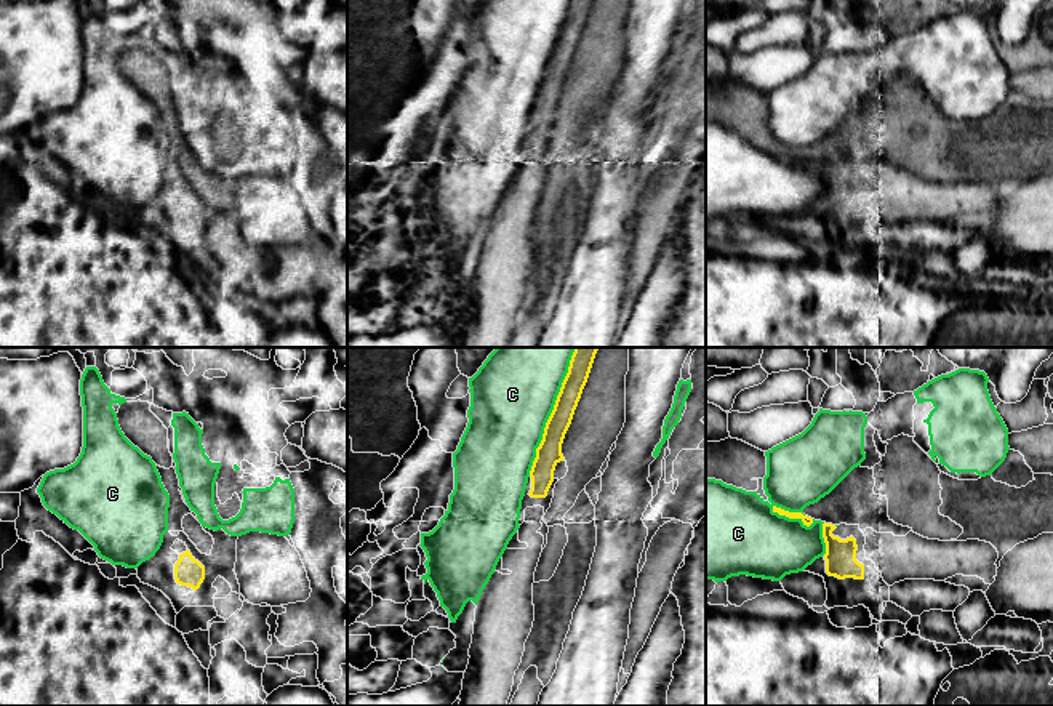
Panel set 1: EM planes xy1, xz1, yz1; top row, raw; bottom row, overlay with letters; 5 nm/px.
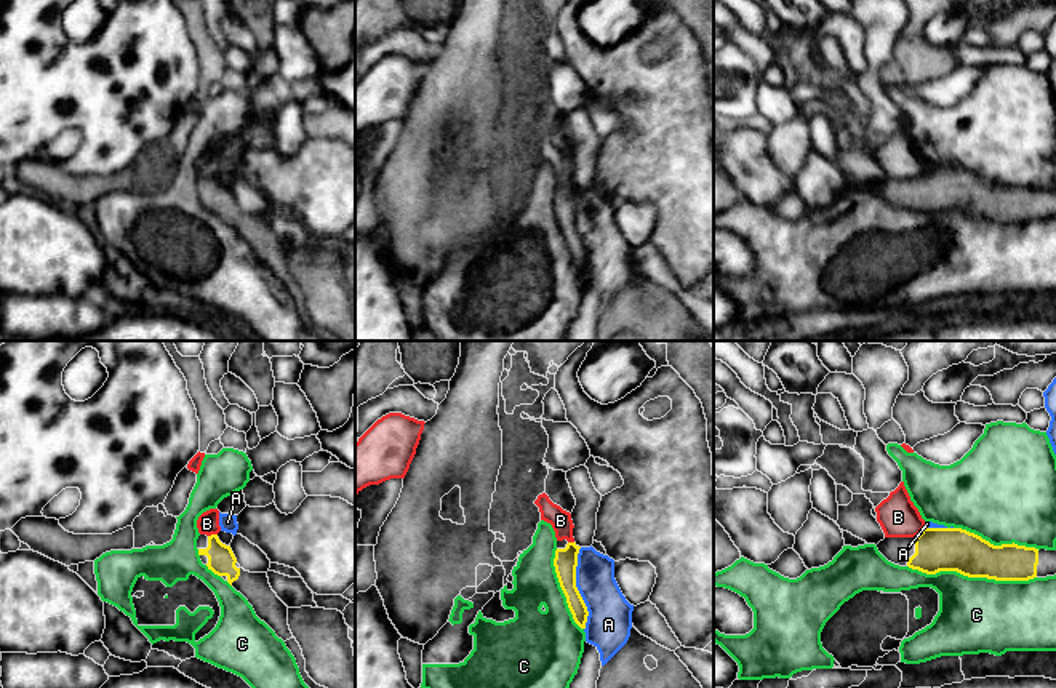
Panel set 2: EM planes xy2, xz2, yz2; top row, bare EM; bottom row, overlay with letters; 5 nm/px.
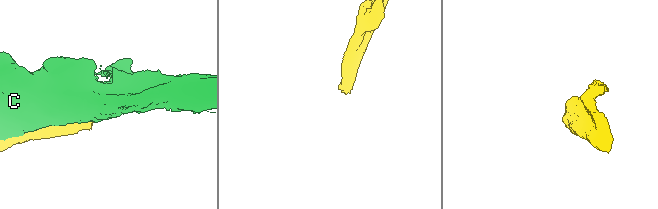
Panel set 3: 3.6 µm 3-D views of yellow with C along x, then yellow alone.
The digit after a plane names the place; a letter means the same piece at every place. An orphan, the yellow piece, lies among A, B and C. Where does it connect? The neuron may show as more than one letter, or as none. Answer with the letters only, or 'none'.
none

